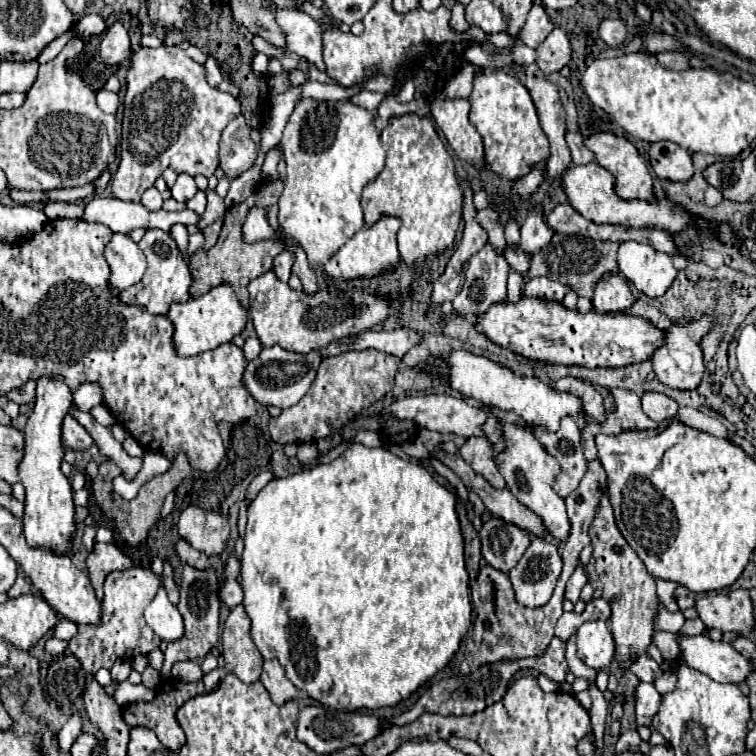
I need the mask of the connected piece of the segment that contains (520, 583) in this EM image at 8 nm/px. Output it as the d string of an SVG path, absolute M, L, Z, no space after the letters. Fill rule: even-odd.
M534 537L516 567L508 571L516 601L524 607L542 607L552 597L562 571L562 557L550 539Z

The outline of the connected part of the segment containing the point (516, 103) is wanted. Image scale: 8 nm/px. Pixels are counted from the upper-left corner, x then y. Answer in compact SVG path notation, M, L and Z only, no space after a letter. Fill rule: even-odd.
M484 71L476 75L468 101L470 121L484 143L484 165L488 171L502 179L518 179L530 171L532 163L550 157L548 139L540 127L532 97L514 75L504 71Z

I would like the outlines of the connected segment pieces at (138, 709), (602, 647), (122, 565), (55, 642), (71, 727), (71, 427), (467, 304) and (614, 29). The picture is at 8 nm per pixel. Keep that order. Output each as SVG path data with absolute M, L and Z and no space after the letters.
M168 679L168 681L160 683L160 685L162 685L162 687L156 689L156 699L154 699L154 701L127 705L123 709L123 719L131 728L142 726L152 729L152 731L158 735L158 739L160 739L166 747L178 751L178 749L186 743L186 737L184 737L184 733L182 733L182 727L180 727L178 721L176 721L176 711L178 711L176 697L180 697L180 703L182 703L182 701L188 701L190 697L194 697L194 695L204 693L206 689L202 687L202 681L200 681L200 683L198 683L198 681L194 681L194 683L184 683L184 681L178 681L178 679Z
M586 621L578 633L578 657L592 669L600 671L614 659L614 639L606 621Z
M94 543L92 553L86 559L88 565L88 577L92 581L92 587L96 591L96 597L102 599L102 583L108 573L116 569L130 569L132 561L114 545L114 543Z
M50 637L50 639L46 641L46 645L44 645L44 649L46 649L50 655L54 655L54 657L62 655L62 653L66 651L66 647L68 647L68 643L66 643L66 641L60 641L60 639L56 639L56 637Z
M72 713L72 717L66 721L66 725L58 733L58 749L60 753L66 753L74 739L80 735L80 713Z
M70 413L64 417L62 441L72 451L86 451L92 445L92 437L88 435L88 431Z
M490 243L484 245L484 249L470 259L462 291L452 301L456 315L480 317L494 303L506 301L506 279L508 263L504 255L498 255Z
M604 19L600 23L600 39L608 47L620 47L626 41L626 25L622 19Z

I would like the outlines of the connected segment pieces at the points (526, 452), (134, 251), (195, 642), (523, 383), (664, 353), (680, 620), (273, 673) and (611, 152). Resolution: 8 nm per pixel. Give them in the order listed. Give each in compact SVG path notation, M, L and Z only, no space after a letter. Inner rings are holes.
M502 421L502 435L504 435L504 451L496 457L498 465L500 465L500 473L506 479L508 489L516 495L516 499L520 503L524 503L528 509L532 509L542 521L544 527L548 529L548 533L558 541L566 541L568 539L568 529L570 529L570 521L566 515L566 507L564 507L564 499L560 499L554 491L552 491L552 483L556 479L556 475L560 473L560 463L546 453L546 449L534 439L534 435L526 429L520 429L516 423L510 421Z
M114 233L106 245L106 261L110 265L110 287L122 293L126 287L138 283L146 271L146 259L138 245L126 233Z
M184 565L182 571L182 583L180 583L180 603L178 603L178 611L182 613L184 619L184 637L178 641L168 643L164 652L164 663L161 673L170 676L172 665L176 661L196 661L196 659L204 659L208 655L208 651L216 645L220 629L218 629L218 609L220 609L220 599L218 599L218 573L214 569L206 569L206 571L198 571L192 569L188 565Z
M460 349L460 351L452 351L446 359L442 359L442 363L448 365L446 373L448 373L448 383L452 389L456 389L462 395L476 399L484 405L494 405L500 411L514 411L526 423L544 425L546 429L556 431L560 425L560 417L564 417L564 415L580 417L582 415L582 409L580 409L582 403L578 397L574 397L570 393L558 393L536 377L520 377L520 375L512 373L510 369L506 369L486 357L478 357L478 355L472 355L468 351Z
M704 315L700 319L694 319L694 321L674 321L670 323L670 327L664 331L664 343L652 353L652 369L656 373L656 377L672 387L672 389L696 389L698 383L702 381L702 375L704 375L704 361L702 361L702 349L700 349L700 343L704 339L706 333L710 333L714 325L714 317L710 315Z
M658 603L658 611L660 611L660 615L656 619L656 631L672 631L672 633L676 633L676 631L682 629L686 619L684 619L684 615L680 611L668 613L662 603Z
M272 659L272 661L264 661L264 671L260 677L262 685L268 689L272 701L276 705L284 705L290 699L298 697L298 689L292 685L292 681L286 677L284 667Z
M600 131L600 133L594 133L594 135L586 137L584 143L586 143L586 147L596 155L596 161L616 177L616 193L618 193L622 199L654 201L650 171L648 171L644 159L640 157L638 149L636 149L626 137L618 137L618 135L610 133L610 131Z

